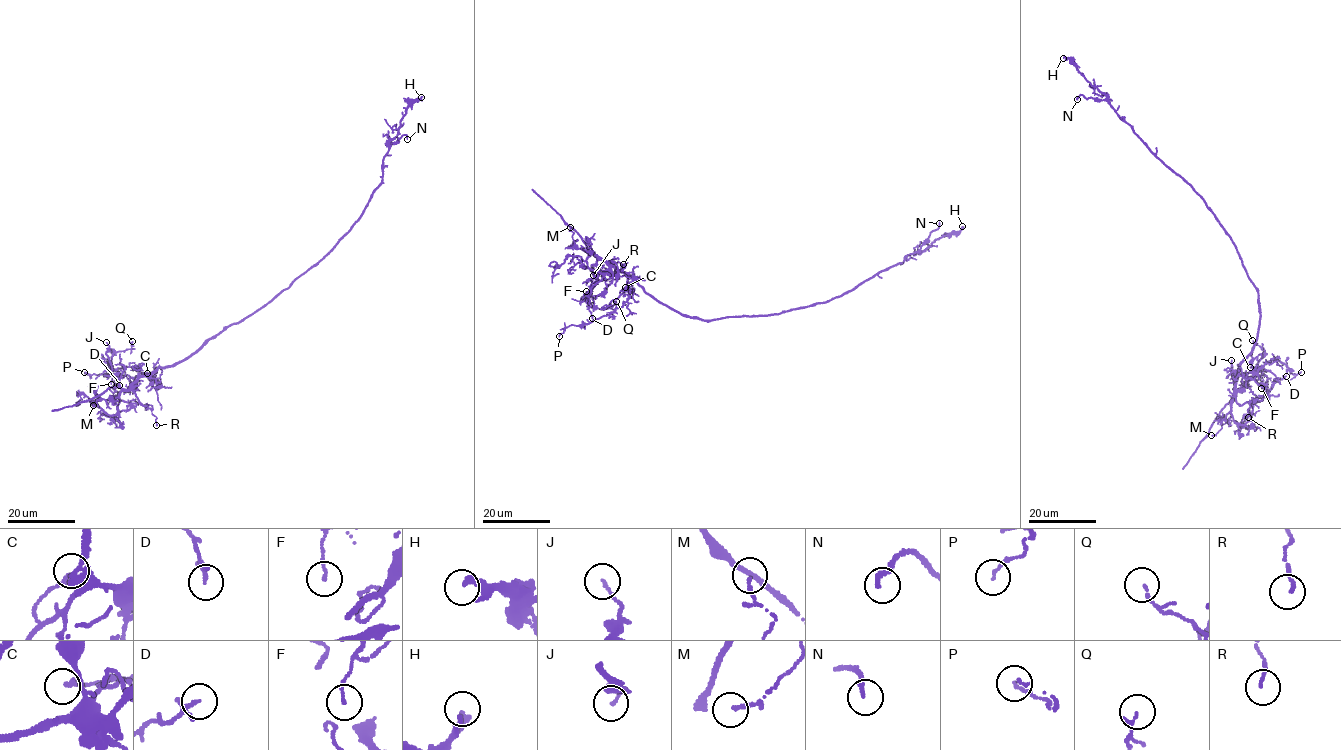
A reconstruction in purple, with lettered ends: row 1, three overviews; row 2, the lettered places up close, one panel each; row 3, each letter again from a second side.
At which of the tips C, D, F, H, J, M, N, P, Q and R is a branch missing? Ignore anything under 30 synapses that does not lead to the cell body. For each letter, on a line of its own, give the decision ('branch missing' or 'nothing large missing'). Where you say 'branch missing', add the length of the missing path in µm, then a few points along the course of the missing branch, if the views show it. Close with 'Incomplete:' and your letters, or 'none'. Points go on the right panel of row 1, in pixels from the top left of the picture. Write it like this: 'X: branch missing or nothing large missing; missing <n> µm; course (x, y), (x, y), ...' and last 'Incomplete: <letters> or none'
C: nothing large missing
D: nothing large missing
F: nothing large missing
H: nothing large missing
J: nothing large missing
M: nothing large missing
N: nothing large missing
P: nothing large missing
Q: nothing large missing
R: nothing large missing
Incomplete: none

